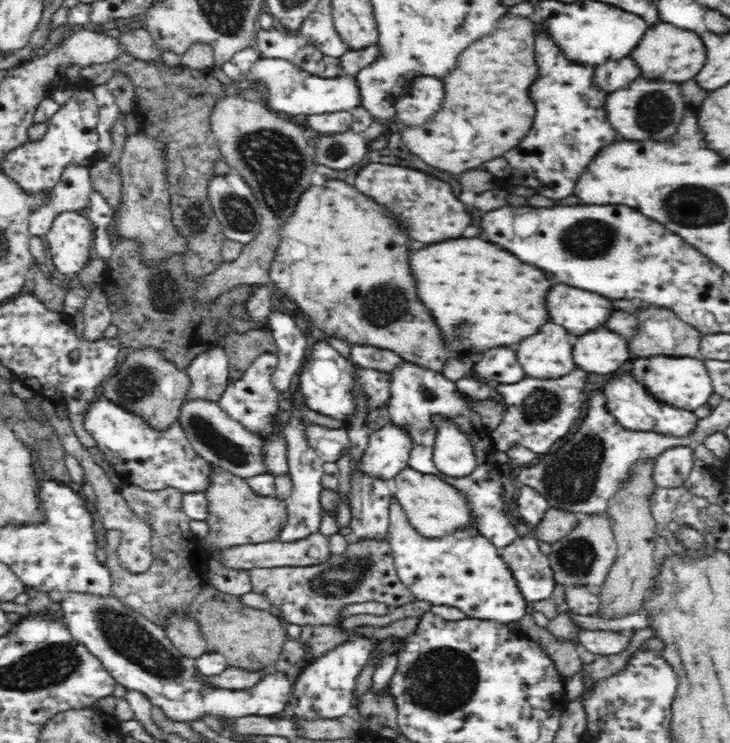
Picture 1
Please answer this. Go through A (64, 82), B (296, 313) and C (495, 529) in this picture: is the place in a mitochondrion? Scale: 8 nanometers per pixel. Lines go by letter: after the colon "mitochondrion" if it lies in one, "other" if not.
A: other
B: other
C: other

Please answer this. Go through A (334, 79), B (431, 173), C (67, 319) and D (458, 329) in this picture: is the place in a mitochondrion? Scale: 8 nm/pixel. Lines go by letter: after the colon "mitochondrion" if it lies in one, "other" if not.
A: other
B: other
C: other
D: mitochondrion

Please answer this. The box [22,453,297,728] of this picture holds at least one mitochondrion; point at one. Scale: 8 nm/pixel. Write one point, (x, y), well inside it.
(125, 634)

